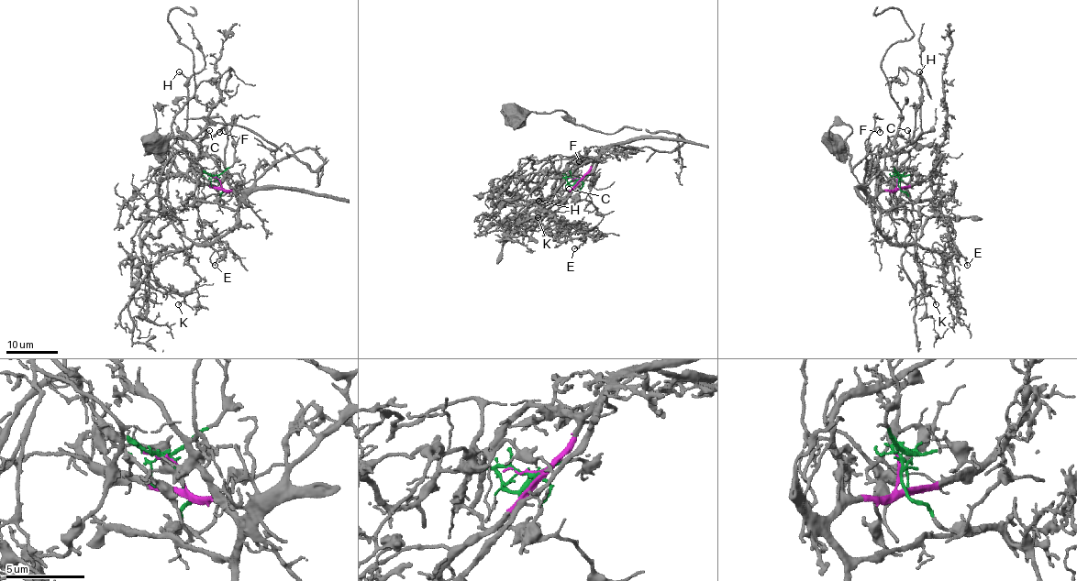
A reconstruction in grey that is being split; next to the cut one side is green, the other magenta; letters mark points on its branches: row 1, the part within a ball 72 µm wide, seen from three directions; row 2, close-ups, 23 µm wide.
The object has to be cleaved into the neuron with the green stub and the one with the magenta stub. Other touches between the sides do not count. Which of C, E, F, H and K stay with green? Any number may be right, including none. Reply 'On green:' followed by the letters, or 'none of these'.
On green: H, K

